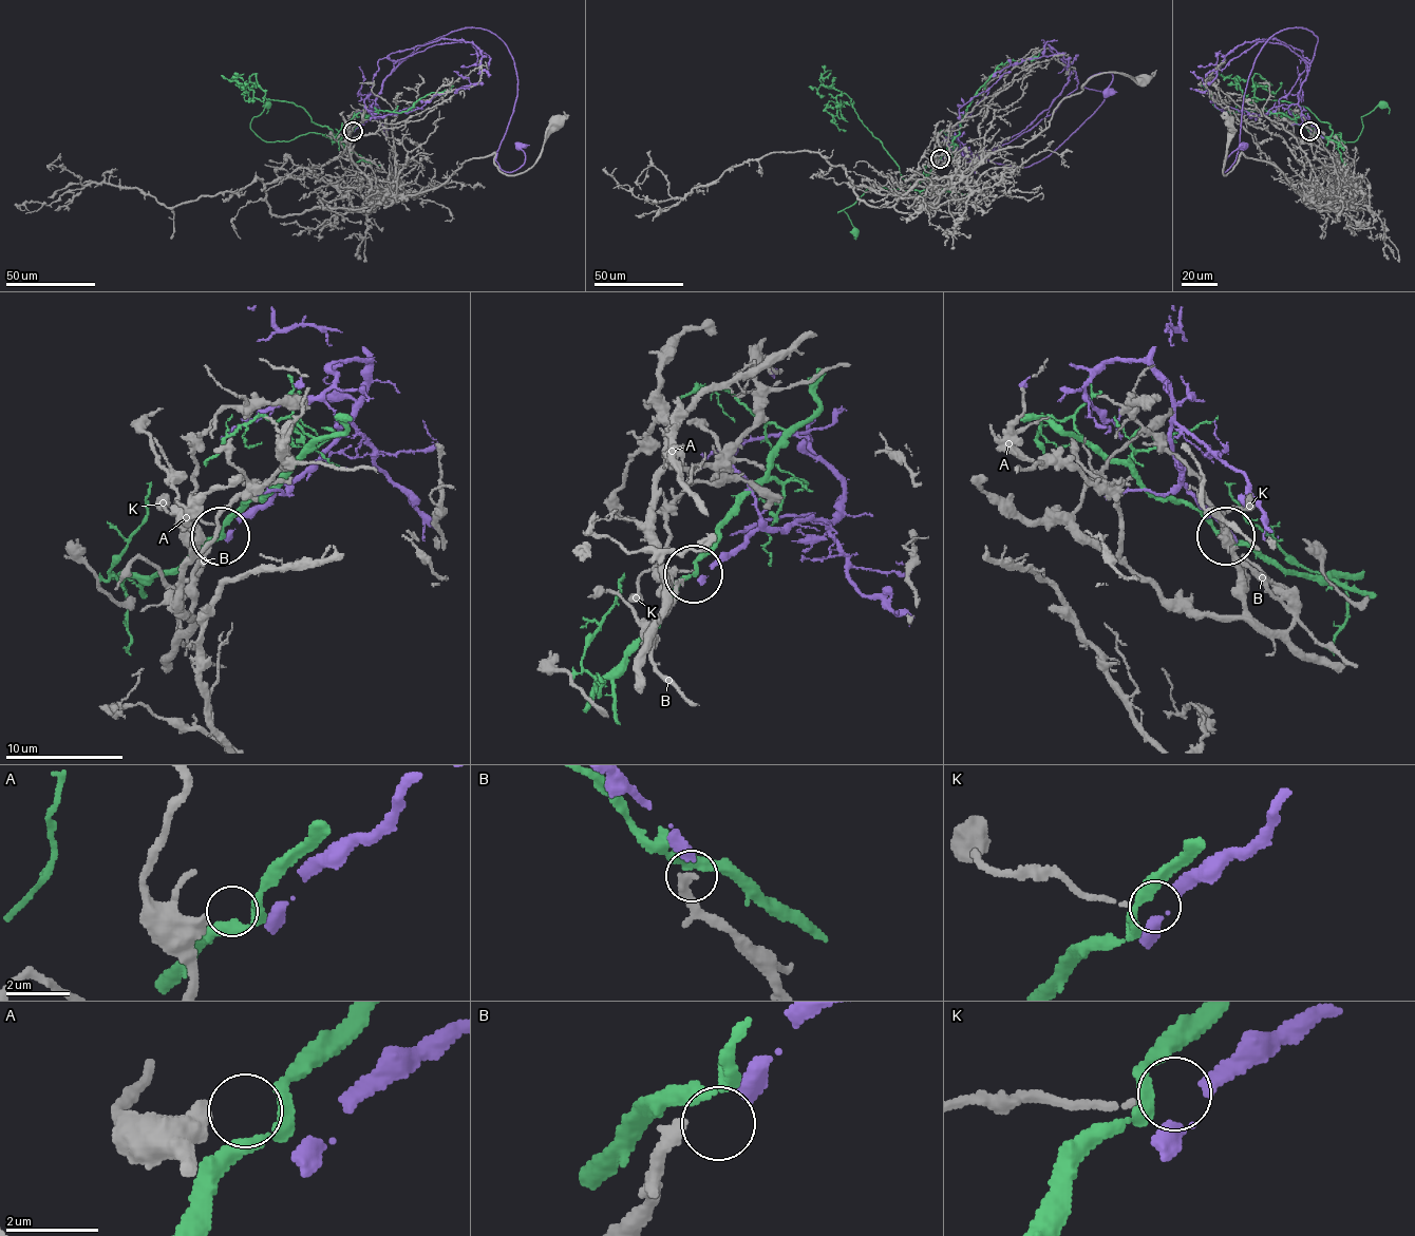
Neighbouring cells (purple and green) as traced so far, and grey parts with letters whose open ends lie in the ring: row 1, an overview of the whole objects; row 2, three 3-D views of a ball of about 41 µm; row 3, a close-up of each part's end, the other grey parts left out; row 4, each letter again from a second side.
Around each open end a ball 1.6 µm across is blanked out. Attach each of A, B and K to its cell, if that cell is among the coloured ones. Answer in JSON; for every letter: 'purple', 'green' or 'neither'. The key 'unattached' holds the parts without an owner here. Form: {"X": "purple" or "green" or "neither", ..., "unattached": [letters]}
{"A": "neither", "B": "purple", "K": "neither", "unattached": ["A", "K"]}

